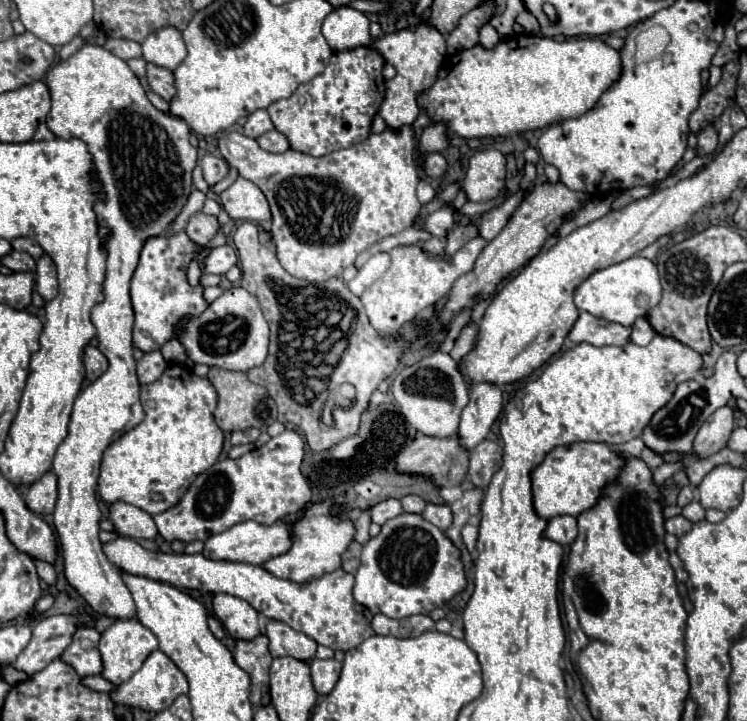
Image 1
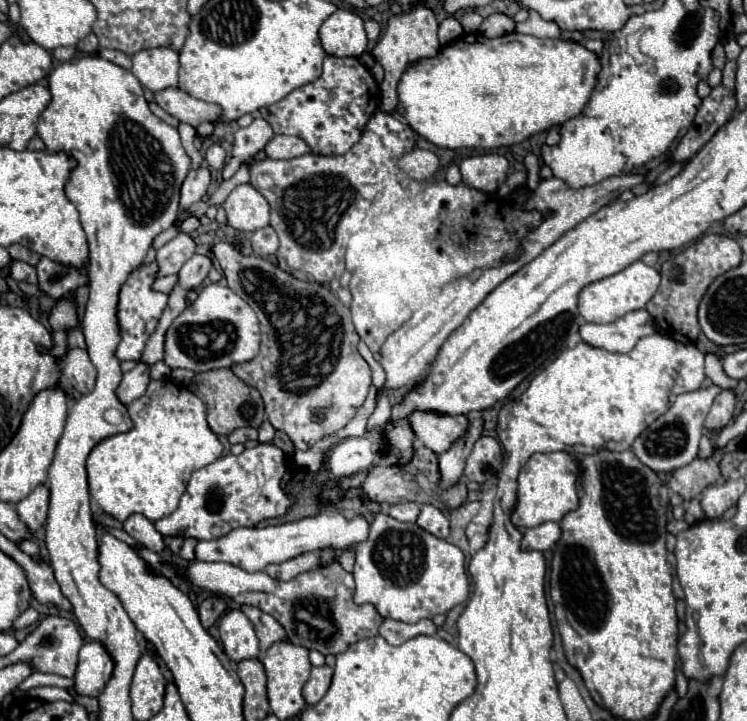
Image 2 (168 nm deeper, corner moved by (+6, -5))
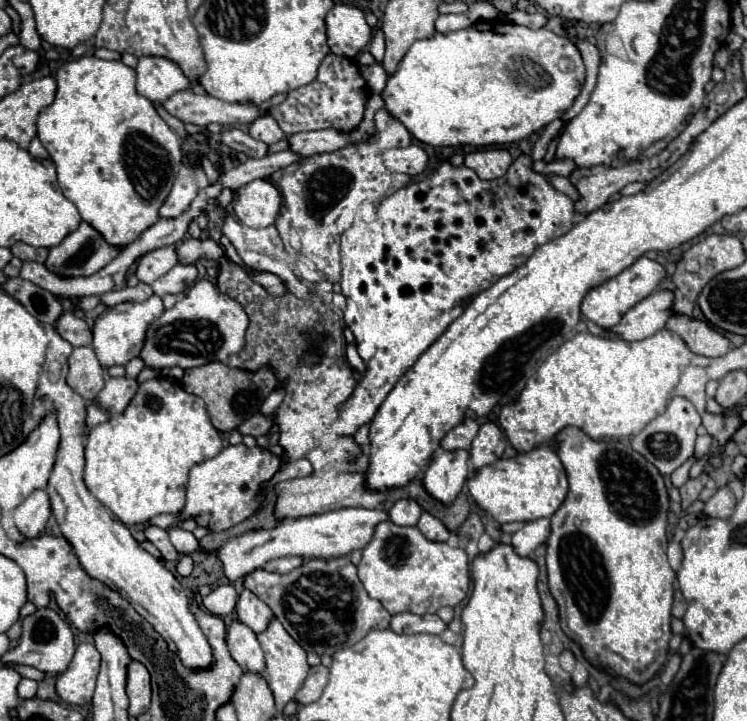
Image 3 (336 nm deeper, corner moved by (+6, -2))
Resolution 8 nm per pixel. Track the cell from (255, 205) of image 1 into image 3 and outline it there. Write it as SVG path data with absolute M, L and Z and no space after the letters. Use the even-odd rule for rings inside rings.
M255 179L237 189L239 197L233 201L233 215L247 227L269 227L275 223L281 207L279 189L267 179Z

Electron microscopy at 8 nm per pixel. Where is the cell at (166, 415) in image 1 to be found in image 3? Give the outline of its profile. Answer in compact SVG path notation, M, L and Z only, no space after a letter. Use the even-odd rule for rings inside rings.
M155 377L139 385L129 407L121 415L93 427L85 445L85 485L123 523L145 523L161 513L179 513L185 507L185 487L193 465L215 457L223 449L219 431L211 425L205 401L187 393L179 383Z

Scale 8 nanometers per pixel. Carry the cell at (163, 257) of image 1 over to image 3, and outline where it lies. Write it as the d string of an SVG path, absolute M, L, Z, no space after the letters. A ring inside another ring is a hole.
M149 297L143 303L119 303L115 307L109 307L105 313L101 313L93 325L93 351L103 367L111 365L125 365L133 357L139 355L143 341L145 341L145 331L153 319L157 319L165 311L161 297Z

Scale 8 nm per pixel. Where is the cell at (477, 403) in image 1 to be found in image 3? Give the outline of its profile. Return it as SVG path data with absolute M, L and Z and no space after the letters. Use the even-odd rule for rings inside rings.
M443 451L437 455L421 479L425 491L443 505L451 505L467 479L467 459L467 451Z

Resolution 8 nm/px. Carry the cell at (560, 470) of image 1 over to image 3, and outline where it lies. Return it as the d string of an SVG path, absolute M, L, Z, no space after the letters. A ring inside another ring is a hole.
M535 447L527 453L517 453L509 459L499 459L493 465L485 465L467 479L469 495L475 503L489 513L497 523L533 521L539 517L551 517L553 511L565 501L567 475L551 447Z

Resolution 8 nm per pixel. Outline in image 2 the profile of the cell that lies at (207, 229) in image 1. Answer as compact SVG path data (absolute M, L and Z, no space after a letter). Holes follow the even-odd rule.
M179 232L173 240L169 240L163 248L157 250L157 264L159 264L157 276L179 272L181 266L195 254L195 250L197 250L195 240L189 234Z

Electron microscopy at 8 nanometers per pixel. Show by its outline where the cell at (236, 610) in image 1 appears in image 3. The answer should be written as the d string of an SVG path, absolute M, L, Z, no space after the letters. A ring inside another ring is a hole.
M235 621L227 629L227 645L229 645L231 657L235 659L235 663L243 671L251 671L251 673L257 673L257 675L265 673L263 649L257 643L255 633L249 631L249 627L245 627L243 623Z

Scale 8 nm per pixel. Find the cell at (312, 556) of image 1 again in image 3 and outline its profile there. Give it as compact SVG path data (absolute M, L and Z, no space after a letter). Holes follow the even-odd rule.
M281 557L281 559L271 559L265 563L265 571L277 571L277 573L289 573L293 567L299 567L303 563L301 557Z

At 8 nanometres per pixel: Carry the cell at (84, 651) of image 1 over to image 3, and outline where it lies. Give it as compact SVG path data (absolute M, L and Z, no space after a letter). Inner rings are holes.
M37 609L35 613L23 617L23 633L19 639L19 645L13 651L7 651L3 661L5 663L23 663L23 665L31 665L43 673L61 673L65 671L65 667L69 667L73 653L75 653L75 639L73 639L73 631L67 625L65 619L59 617L57 611L53 609Z

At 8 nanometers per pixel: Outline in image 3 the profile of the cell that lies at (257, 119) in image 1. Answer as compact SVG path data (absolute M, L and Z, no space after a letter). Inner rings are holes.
M263 115L261 119L251 123L249 135L267 143L267 145L271 145L271 143L277 143L285 133L281 131L281 127L277 125L277 121L271 115Z

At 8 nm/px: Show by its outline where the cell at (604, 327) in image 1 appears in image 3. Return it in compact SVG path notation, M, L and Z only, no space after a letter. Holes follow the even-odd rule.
M657 289L643 301L639 301L635 307L631 307L623 319L619 321L615 331L625 341L639 341L645 337L655 335L657 331L665 329L671 313L673 313L673 291L669 289Z

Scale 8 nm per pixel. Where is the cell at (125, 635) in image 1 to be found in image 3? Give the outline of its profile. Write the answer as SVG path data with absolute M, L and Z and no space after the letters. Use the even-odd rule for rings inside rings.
M81 643L75 649L75 655L69 667L57 677L57 683L55 683L57 695L71 705L91 703L99 661L101 661L101 655L95 649L95 645Z

